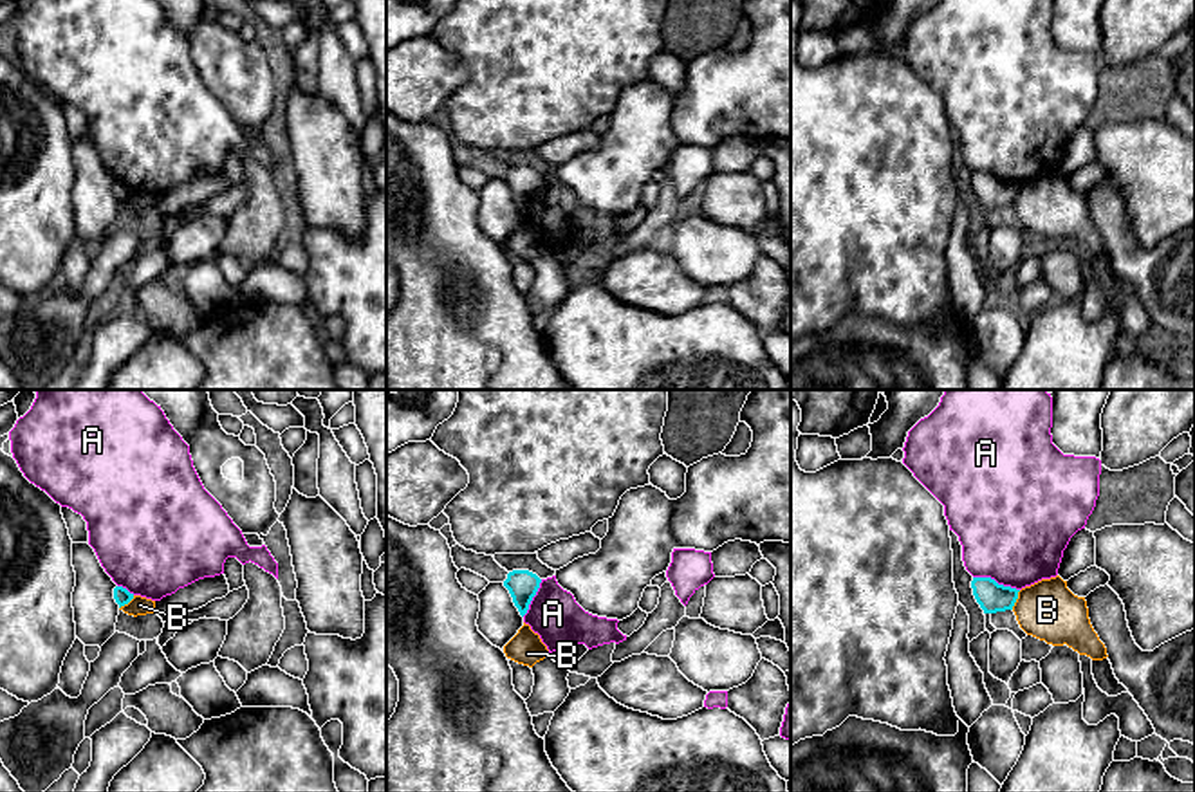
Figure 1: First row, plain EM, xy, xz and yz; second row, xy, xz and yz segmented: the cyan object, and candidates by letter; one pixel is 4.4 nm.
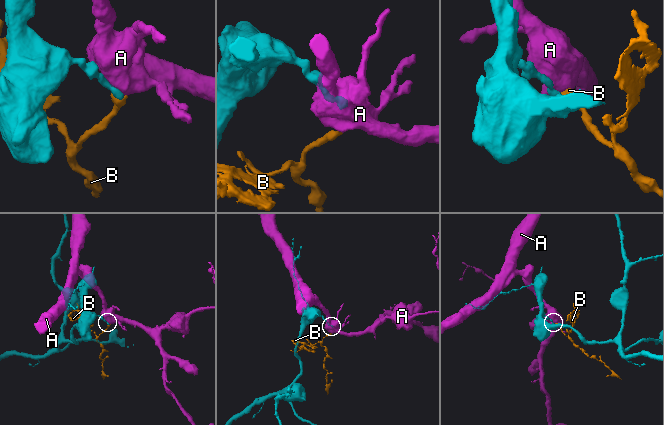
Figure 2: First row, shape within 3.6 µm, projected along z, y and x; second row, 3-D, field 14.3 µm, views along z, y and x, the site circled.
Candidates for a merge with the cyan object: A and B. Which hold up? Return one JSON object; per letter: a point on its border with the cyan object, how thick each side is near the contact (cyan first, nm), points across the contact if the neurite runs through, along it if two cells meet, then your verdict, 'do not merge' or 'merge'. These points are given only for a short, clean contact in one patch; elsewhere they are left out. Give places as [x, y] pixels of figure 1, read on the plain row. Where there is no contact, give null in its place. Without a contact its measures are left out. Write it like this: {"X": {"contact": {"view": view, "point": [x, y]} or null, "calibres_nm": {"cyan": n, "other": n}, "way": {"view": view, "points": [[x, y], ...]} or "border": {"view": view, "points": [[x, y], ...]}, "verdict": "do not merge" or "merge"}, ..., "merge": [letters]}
{"A": {"contact": {"view": "yz", "point": [995, 177]}, "calibres_nm": {"cyan": 130, "other": 480}, "verdict": "do not merge"}, "B": {"contact": {"view": "yz", "point": [1017, 193]}, "calibres_nm": {"cyan": 130, "other": 260}, "border": {"view": "yz", "points": [[1020, 186], [1011, 204]]}, "verdict": "do not merge"}, "merge": []}

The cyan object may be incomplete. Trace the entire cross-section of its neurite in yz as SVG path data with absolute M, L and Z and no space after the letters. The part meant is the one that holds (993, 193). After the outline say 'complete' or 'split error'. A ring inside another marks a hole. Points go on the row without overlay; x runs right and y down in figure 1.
M973 173L971 184L984 209L1013 206L1020 188L1016 184L998 180L991 173Z; complete

